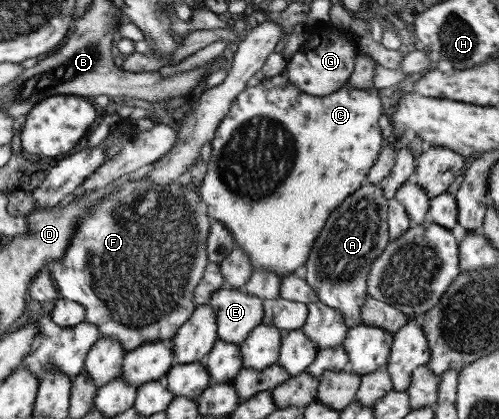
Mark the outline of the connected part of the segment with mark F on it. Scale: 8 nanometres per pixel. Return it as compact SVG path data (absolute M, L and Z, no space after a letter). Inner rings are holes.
M129 176L127 182L123 179L123 183L118 183L115 187L117 187L117 190L113 190L109 196L101 198L89 210L89 214L83 214L79 218L77 230L73 232L74 236L70 239L70 246L66 249L65 254L57 262L47 262L45 268L56 285L58 296L83 307L84 321L89 322L89 324L95 324L100 337L117 340L121 344L123 352L126 353L131 352L133 348L137 348L141 344L147 344L147 342L170 340L176 333L176 330L191 316L195 306L193 302L194 288L201 280L208 263L207 253L205 253L205 240L209 232L210 219L207 216L205 205L198 196L198 192L194 192L188 186L182 187L177 182L153 190L153 186L151 186L151 183L148 182L145 176L139 176L139 178Z

